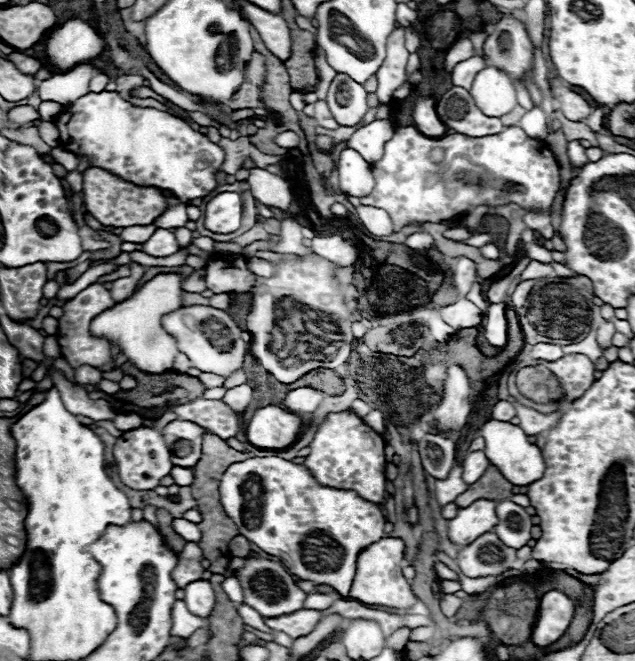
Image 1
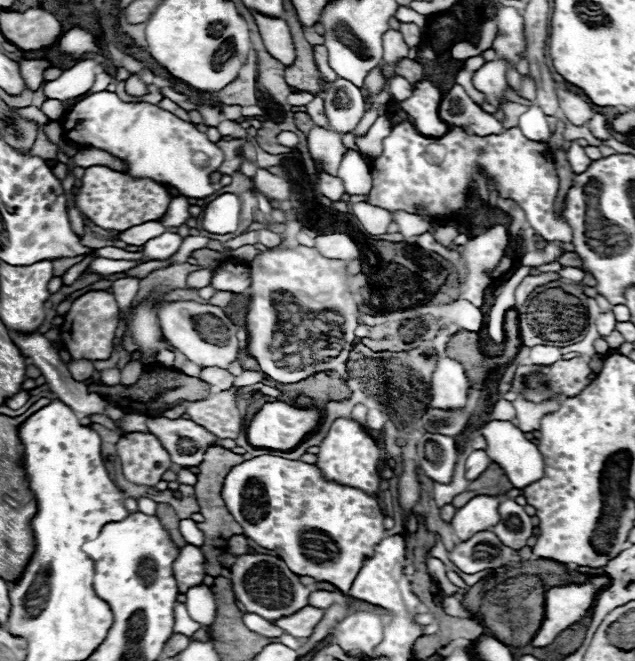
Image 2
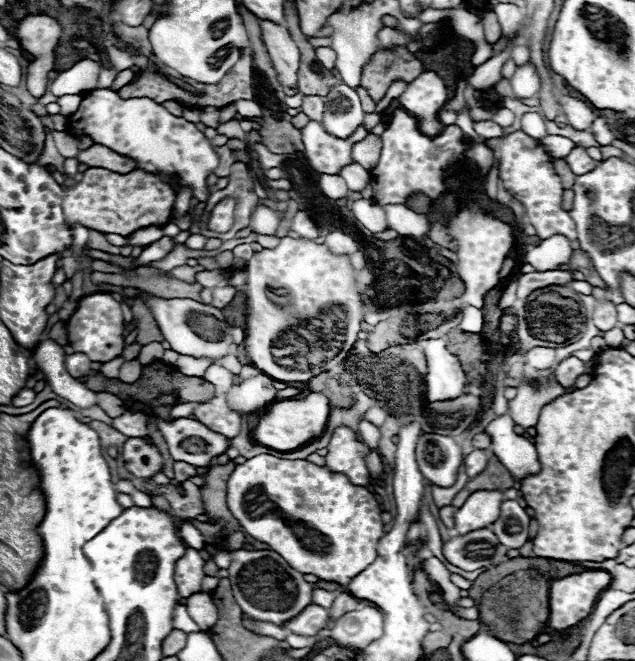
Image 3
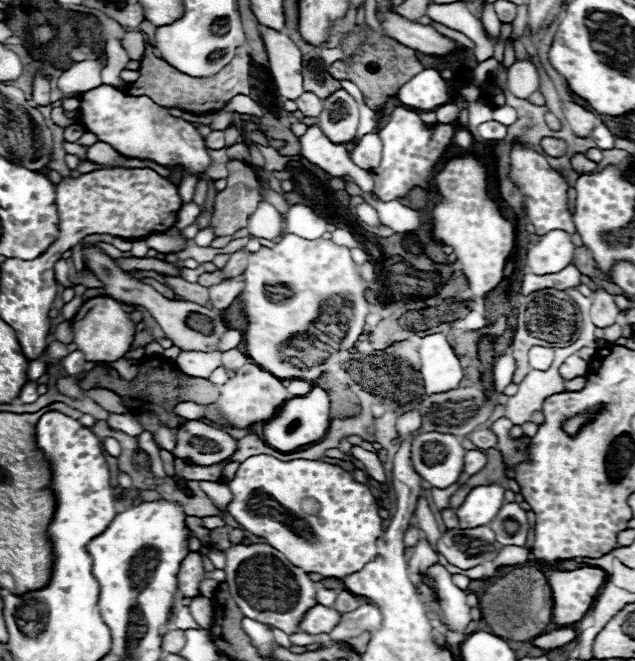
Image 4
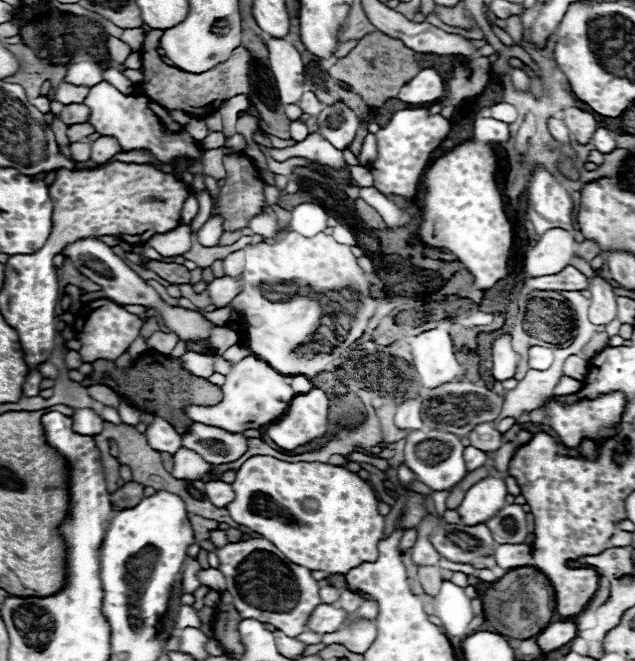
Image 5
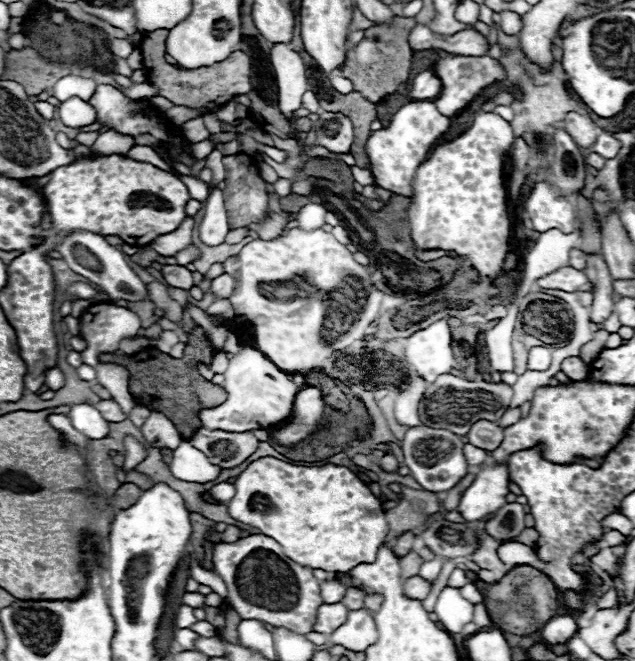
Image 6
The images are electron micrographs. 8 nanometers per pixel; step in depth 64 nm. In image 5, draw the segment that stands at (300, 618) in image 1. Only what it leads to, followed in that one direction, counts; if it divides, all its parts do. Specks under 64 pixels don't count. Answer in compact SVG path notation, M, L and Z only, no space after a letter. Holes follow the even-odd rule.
M320 604L314 608L314 612L310 614L310 620L306 624L306 628L310 632L318 632L318 634L330 634L336 632L340 628L340 624L346 620L346 610L336 608L332 604Z

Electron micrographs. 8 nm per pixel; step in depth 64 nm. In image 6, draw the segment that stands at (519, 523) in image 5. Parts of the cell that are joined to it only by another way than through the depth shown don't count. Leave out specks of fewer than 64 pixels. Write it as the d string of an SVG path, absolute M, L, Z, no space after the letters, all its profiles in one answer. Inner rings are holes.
M506 502L488 522L486 530L496 540L516 540L516 536L526 528L524 526L524 506L518 502Z

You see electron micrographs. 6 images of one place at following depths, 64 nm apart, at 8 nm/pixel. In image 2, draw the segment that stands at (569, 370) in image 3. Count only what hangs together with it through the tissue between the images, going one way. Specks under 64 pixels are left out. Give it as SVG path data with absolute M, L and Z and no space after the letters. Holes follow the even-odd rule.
M580 358L558 360L556 364L550 366L552 384L556 384L556 388L560 388L560 392L564 396L576 396L580 390L584 390L588 384L590 372L592 370L590 370L588 362L584 362Z

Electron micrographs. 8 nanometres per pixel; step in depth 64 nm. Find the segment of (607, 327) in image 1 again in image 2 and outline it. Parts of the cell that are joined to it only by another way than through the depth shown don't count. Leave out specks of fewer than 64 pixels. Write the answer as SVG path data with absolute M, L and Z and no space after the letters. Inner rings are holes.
M608 310L608 312L602 312L596 320L596 328L600 332L602 338L606 338L614 328L616 328L616 318L614 318L614 312Z

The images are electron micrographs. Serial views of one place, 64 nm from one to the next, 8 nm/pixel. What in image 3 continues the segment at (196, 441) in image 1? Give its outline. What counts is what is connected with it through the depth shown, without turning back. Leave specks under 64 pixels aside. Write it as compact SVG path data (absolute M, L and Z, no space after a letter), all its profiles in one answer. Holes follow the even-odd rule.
M158 418L158 428L168 444L172 458L206 468L216 456L228 450L228 438L192 418L164 422Z

